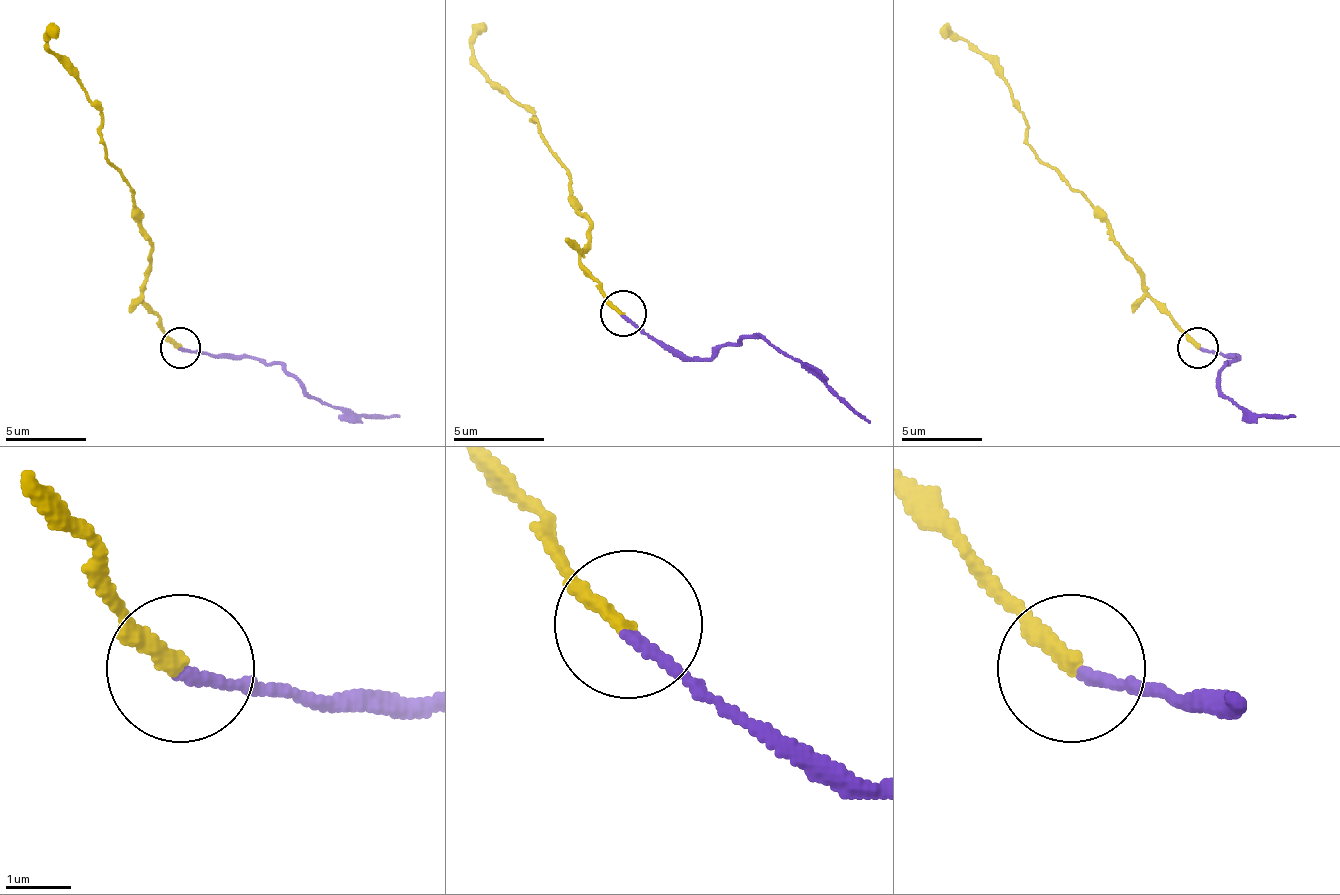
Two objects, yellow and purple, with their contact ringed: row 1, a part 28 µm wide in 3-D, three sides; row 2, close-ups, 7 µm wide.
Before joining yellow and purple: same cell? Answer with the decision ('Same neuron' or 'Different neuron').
Different neuron

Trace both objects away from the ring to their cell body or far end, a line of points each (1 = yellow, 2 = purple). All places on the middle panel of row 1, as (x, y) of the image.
1: (624, 314), (578, 259), (592, 227), (578, 213), (569, 168), (537, 122), (478, 67), (473, 35), (482, 21)
2: (624, 314), (665, 346), (711, 360), (747, 337), (766, 337), (820, 378), (871, 424)

